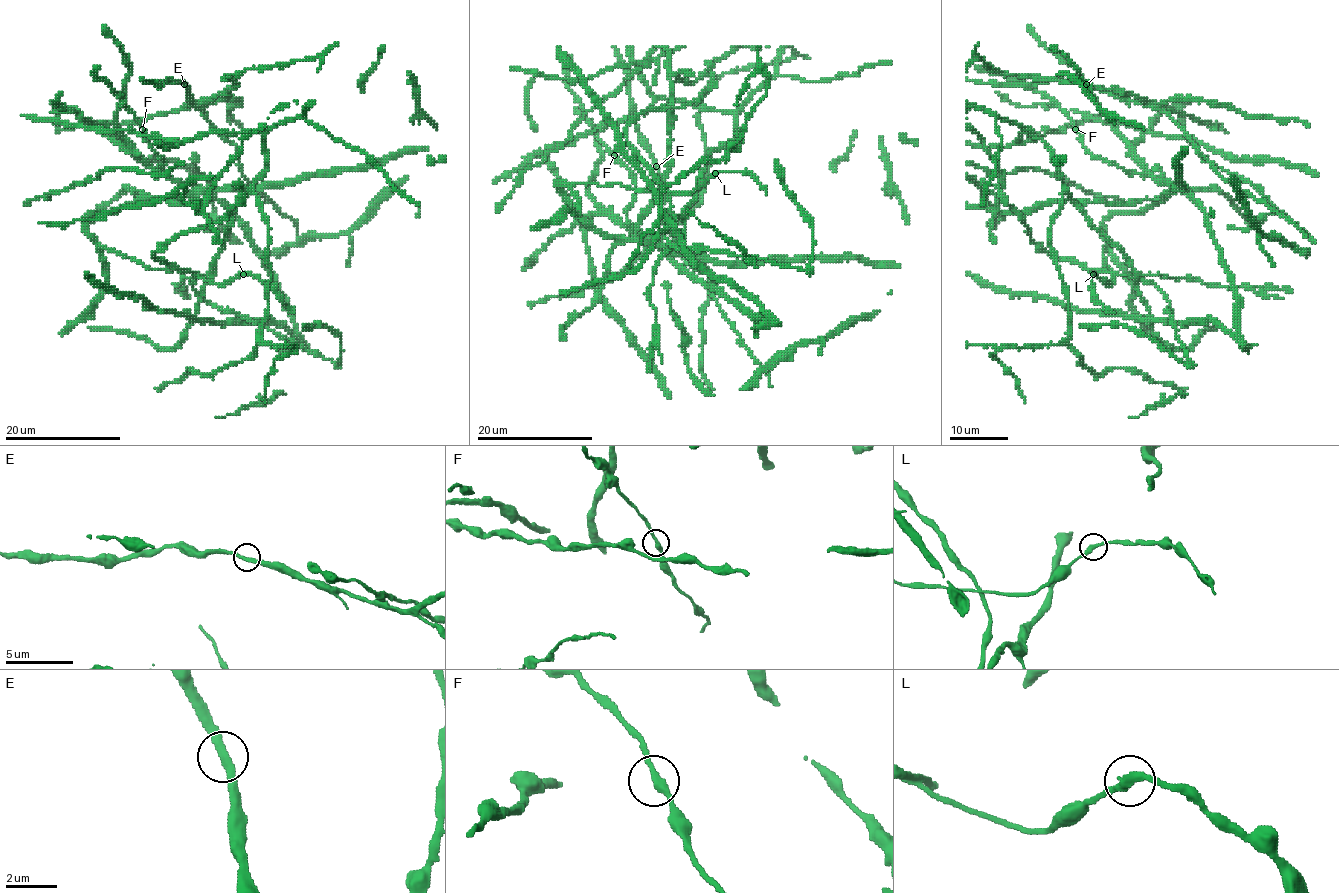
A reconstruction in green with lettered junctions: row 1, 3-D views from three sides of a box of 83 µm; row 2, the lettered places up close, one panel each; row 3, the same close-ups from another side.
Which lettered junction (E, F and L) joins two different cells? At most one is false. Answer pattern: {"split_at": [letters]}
{"split_at": []}

